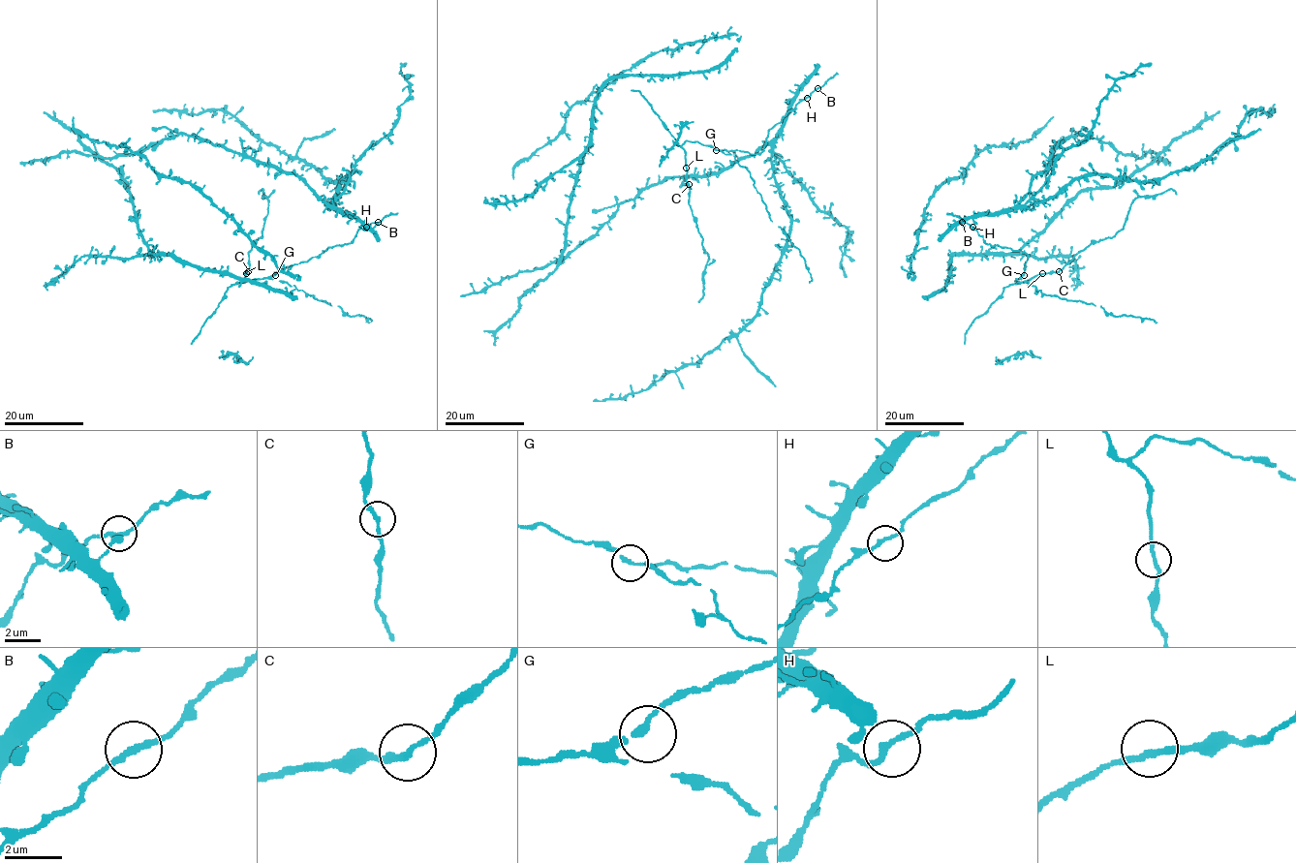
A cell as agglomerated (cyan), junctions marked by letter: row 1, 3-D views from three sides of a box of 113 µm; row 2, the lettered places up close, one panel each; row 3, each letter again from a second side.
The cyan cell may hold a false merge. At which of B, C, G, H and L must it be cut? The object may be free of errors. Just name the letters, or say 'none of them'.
none of them

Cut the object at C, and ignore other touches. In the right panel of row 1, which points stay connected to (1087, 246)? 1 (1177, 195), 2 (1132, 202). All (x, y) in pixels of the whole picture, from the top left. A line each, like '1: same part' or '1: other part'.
1: same part
2: same part

